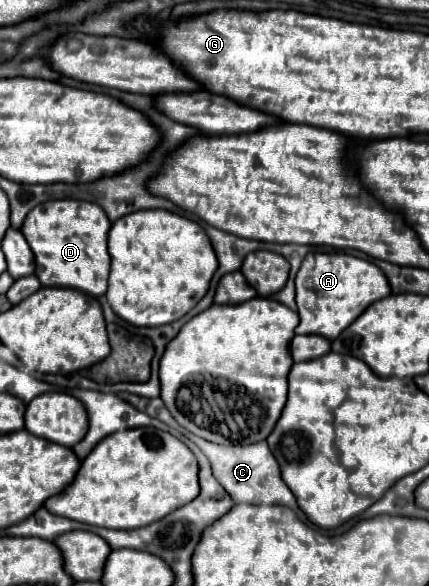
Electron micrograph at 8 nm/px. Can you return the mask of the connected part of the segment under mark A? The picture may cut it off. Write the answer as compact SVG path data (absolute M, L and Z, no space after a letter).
M309 252L297 272L295 284L297 308L301 318L299 326L295 328L295 334L319 334L329 340L335 340L373 302L391 294L387 278L375 264L357 256L337 252Z

